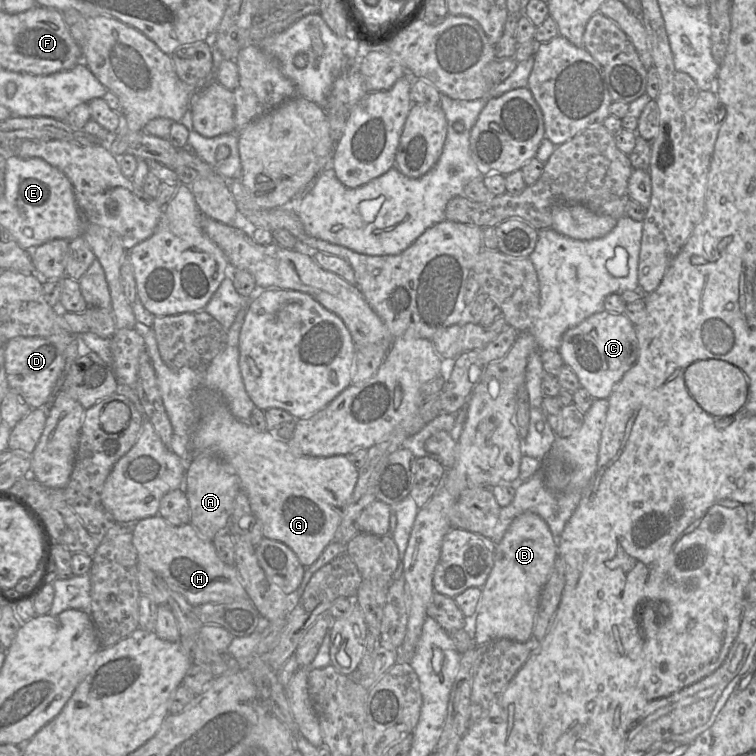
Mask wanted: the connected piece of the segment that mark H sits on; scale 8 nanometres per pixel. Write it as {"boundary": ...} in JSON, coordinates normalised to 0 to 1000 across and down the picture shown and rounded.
{"boundary":[[[208,680],[179,690],[175,694],[175,708],[183,743],[205,757],[217,767],[224,779],[238,784],[254,802],[271,798],[303,798],[311,792],[328,790],[311,747],[298,746],[288,737],[282,717],[269,712],[253,692],[229,696]]]}

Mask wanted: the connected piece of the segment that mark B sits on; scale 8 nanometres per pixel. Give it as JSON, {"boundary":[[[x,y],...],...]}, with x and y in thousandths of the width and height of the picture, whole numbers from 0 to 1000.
{"boundary":[[[693,677],[677,689],[655,721],[651,754],[636,778],[632,808],[620,824],[628,853],[640,853],[657,845],[684,849],[701,845],[716,783],[737,737],[737,713],[713,681]]]}

